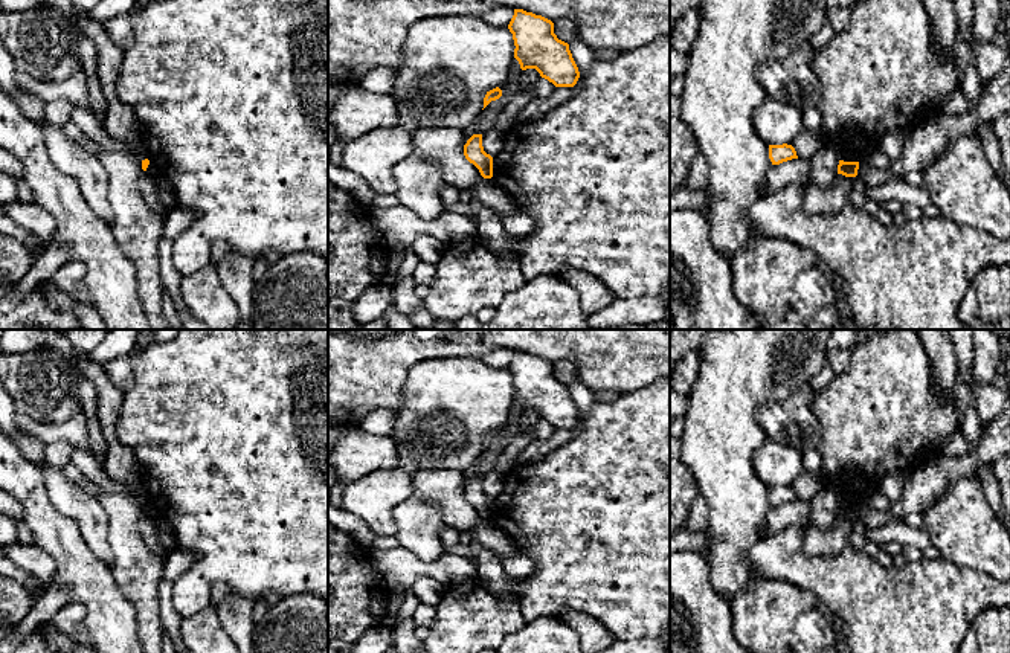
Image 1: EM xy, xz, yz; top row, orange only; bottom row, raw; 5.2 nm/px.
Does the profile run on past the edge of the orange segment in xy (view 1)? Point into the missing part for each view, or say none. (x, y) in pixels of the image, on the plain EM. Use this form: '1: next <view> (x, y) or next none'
1: next none

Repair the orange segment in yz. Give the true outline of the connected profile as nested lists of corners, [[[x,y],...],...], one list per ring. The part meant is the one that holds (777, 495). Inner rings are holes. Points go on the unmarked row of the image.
[[[769,487],[769,500],[772,507],[780,507],[783,503],[798,500],[796,493],[792,487]]]

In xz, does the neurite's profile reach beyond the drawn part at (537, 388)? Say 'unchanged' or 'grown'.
unchanged

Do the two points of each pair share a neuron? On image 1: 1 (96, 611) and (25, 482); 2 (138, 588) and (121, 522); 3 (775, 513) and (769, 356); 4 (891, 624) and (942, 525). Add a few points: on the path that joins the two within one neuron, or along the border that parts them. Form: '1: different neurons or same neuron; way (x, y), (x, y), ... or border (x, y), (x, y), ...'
1: same neuron; way (89, 579), (77, 566), (66, 545), (37, 514)
2: same neuron; way (138, 571), (125, 539)
3: different neurons; border (772, 507), (766, 516), (765, 536)
4: different neurons; border (940, 557), (974, 571)

